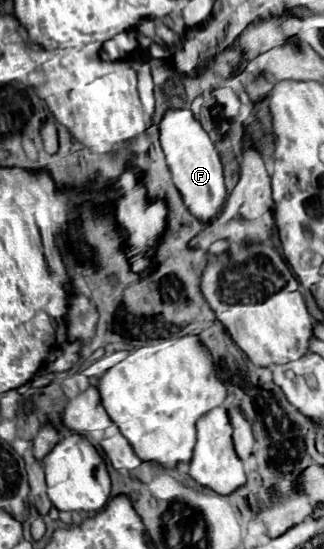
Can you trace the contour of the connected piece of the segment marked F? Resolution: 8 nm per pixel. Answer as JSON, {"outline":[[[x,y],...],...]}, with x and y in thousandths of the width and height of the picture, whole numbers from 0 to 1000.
{"outline":[[[519,200],[494,222],[494,262],[568,375],[617,408],[654,408],[698,379],[698,335],[685,295],[648,248],[586,200]]]}

